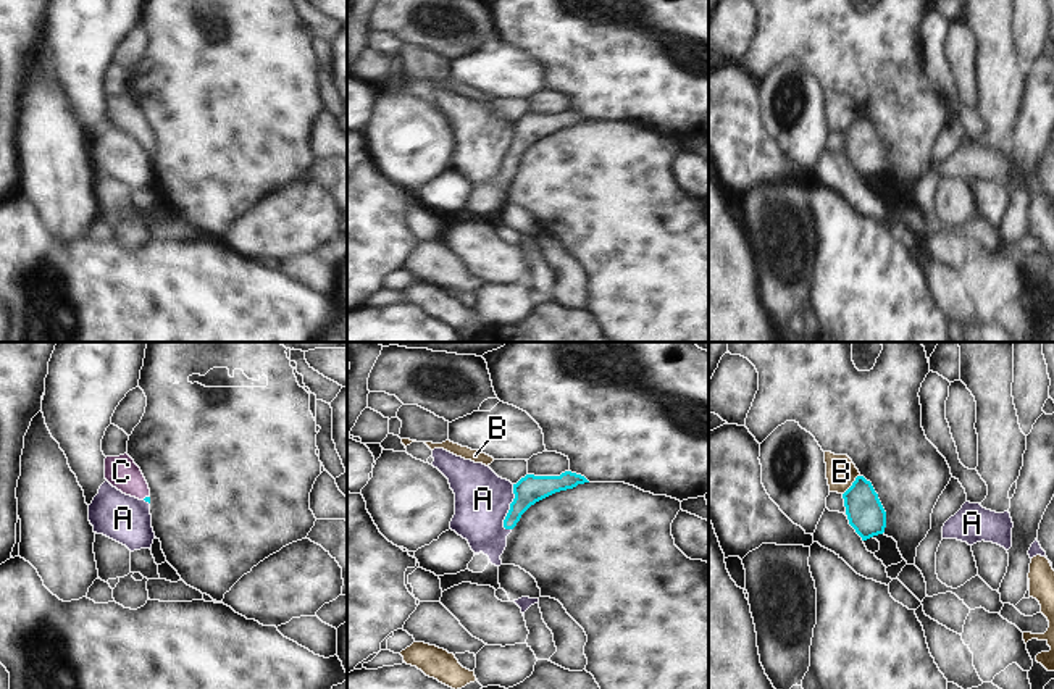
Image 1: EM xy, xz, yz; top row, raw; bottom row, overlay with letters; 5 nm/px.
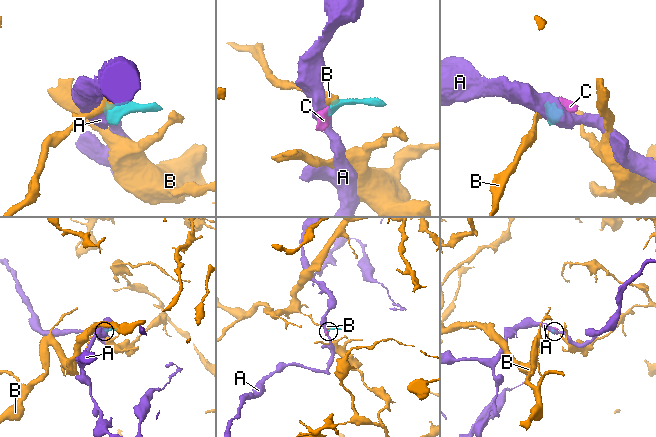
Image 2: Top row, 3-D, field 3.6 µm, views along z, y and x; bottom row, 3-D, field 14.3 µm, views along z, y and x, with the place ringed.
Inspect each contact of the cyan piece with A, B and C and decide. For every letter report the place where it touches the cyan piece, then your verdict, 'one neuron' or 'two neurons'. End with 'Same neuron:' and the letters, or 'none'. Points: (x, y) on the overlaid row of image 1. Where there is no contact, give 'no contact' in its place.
A: xz (510, 507) | two neurons
B: yz (853, 484) | two neurons
C: xy (146, 497) | one neuron
Same neuron: C

